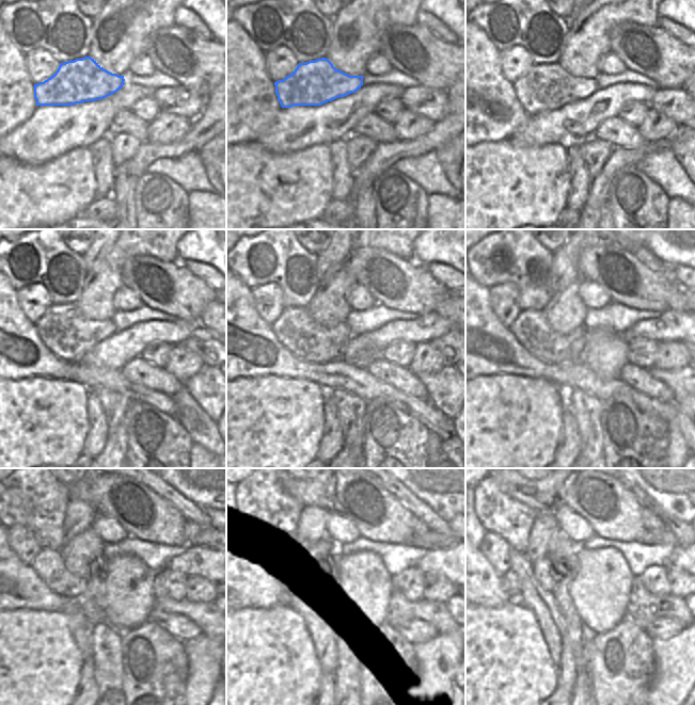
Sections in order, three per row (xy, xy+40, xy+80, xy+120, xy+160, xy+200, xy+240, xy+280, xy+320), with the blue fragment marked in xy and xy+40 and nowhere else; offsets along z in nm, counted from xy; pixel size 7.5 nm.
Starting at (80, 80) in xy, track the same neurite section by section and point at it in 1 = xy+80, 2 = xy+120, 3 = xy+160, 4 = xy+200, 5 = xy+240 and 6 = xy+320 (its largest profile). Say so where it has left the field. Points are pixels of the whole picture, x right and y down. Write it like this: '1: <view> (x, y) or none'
1: xy+80 (547, 86)
2: xy+120 (63, 329)
3: xy+160 (307, 340)
4: xy+200 (531, 327)
5: xy+240 (48, 564)
6: xy+320 (509, 583)

